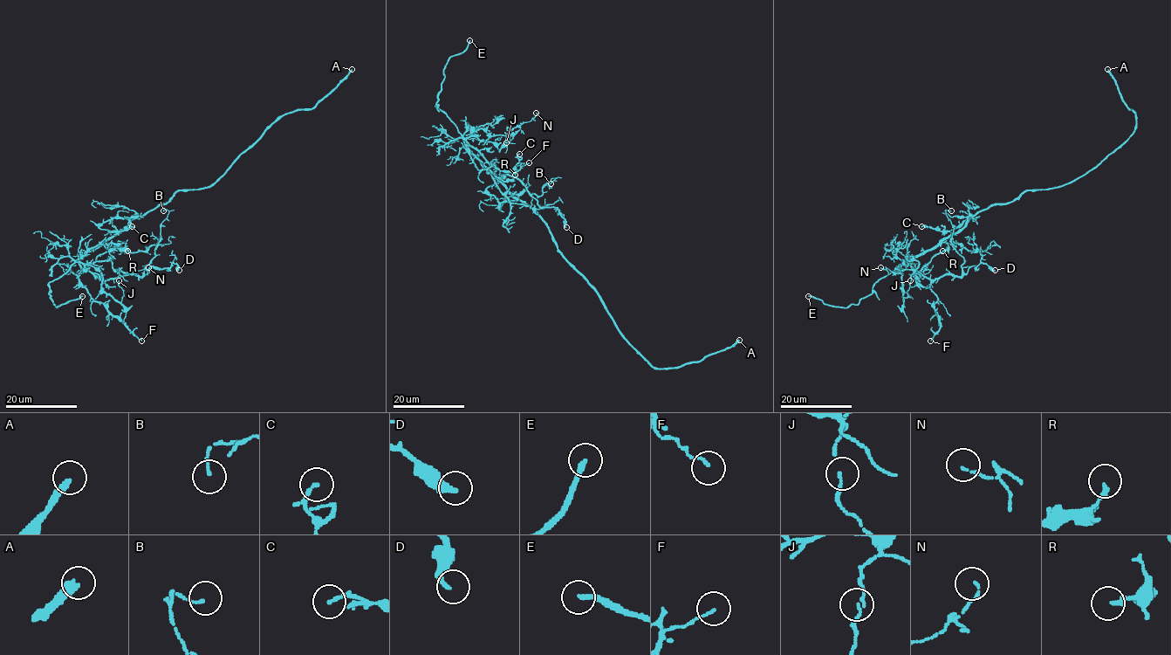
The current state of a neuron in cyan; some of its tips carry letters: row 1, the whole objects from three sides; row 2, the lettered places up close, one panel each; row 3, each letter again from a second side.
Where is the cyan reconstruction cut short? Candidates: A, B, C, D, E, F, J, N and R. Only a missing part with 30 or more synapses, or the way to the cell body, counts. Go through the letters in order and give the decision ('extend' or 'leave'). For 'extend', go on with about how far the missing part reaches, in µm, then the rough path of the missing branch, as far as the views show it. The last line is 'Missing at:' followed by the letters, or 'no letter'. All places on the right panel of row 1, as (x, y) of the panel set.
A: extend | 50 µm
B: leave
C: leave
D: leave
E: extend | 25 µm
F: leave
J: leave
N: leave
R: leave
Missing at: A, E

